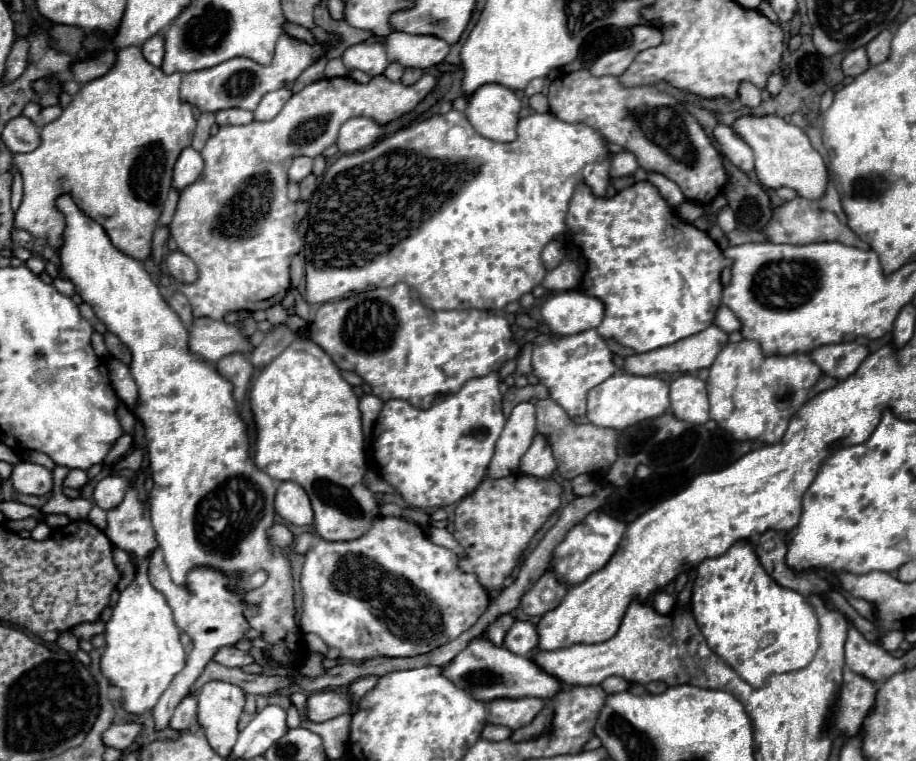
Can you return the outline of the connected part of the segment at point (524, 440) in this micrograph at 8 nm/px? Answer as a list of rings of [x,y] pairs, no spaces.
[[[519,403],[497,439],[495,455],[489,465],[489,477],[503,477],[517,471],[521,457],[535,437],[535,405]]]

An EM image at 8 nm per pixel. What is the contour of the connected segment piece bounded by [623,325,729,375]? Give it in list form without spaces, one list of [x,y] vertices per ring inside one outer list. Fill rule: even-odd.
[[[711,325],[701,333],[695,333],[687,339],[681,339],[679,343],[667,345],[667,347],[659,347],[655,351],[647,351],[647,353],[637,353],[625,359],[625,371],[633,373],[633,375],[655,375],[655,373],[693,373],[699,369],[709,369],[711,363],[715,361],[715,357],[719,355],[719,351],[729,343],[729,335],[717,327]]]

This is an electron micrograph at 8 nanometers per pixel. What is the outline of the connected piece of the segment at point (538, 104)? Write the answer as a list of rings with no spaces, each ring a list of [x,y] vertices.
[[[537,93],[533,97],[529,97],[529,105],[531,109],[535,109],[537,113],[547,113],[549,111],[549,103],[547,103],[547,97],[543,93]]]

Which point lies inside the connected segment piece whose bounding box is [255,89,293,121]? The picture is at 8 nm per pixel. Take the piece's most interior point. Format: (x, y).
(272, 103)

